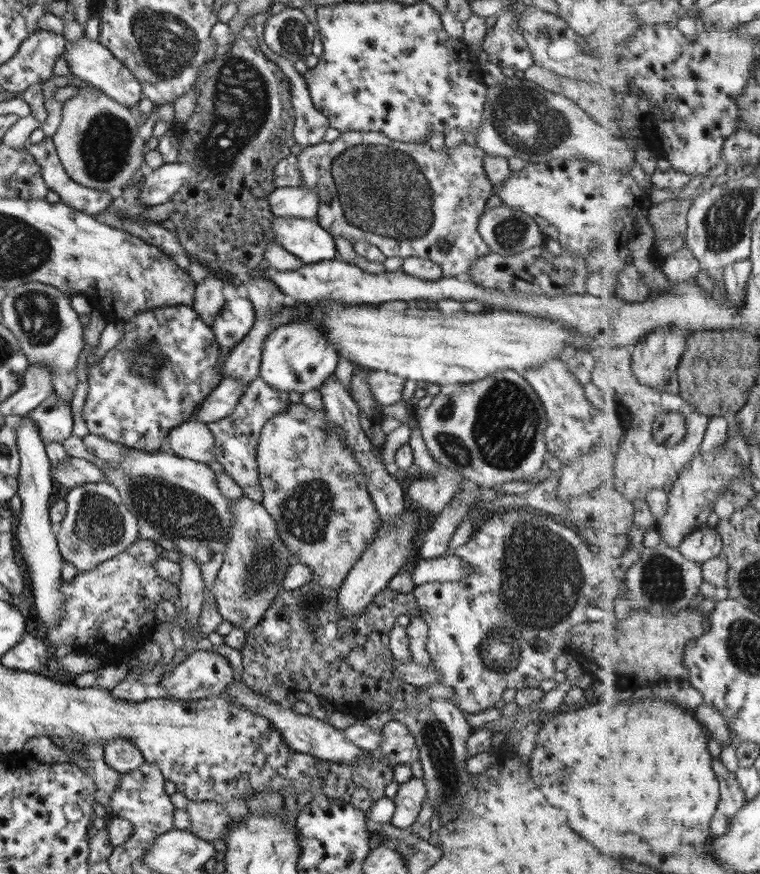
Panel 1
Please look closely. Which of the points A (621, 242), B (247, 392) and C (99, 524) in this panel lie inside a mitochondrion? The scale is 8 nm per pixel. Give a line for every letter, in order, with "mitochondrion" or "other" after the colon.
A: other
B: other
C: mitochondrion

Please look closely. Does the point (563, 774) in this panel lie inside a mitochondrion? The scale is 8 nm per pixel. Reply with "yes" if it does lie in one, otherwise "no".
yes

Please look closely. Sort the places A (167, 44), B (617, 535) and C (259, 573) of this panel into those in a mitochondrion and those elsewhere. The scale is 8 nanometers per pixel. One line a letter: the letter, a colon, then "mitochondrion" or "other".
A: mitochondrion
B: other
C: mitochondrion

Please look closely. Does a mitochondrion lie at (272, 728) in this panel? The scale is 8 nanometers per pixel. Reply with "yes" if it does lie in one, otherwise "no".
no

